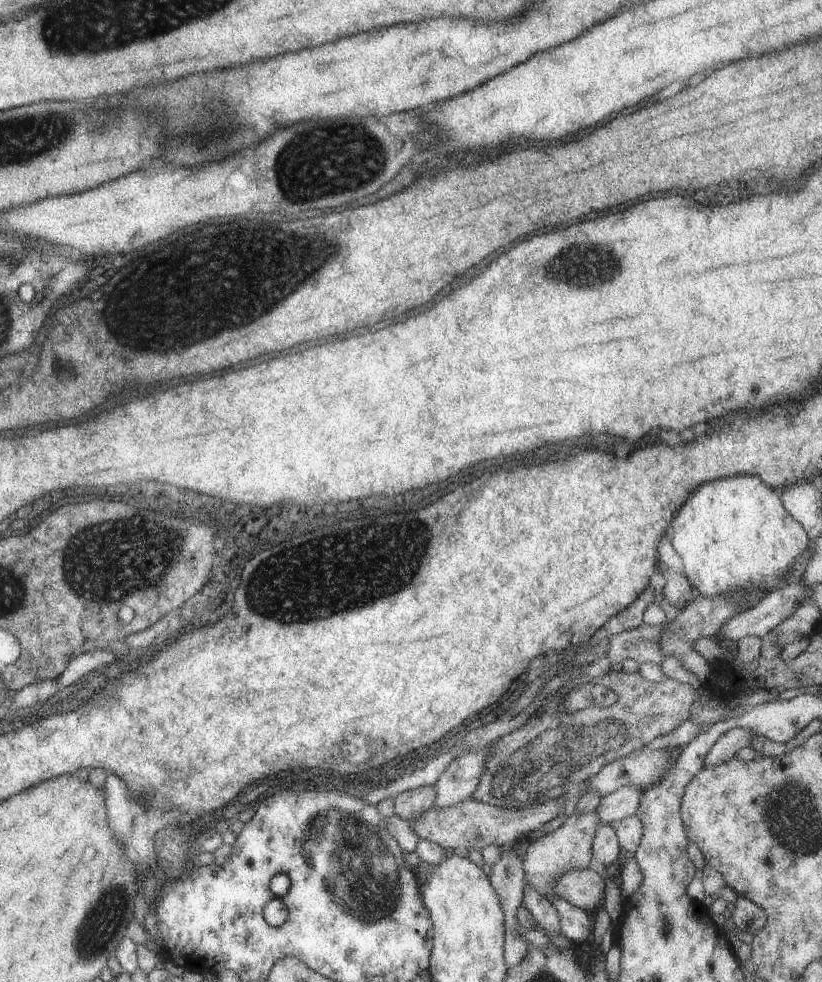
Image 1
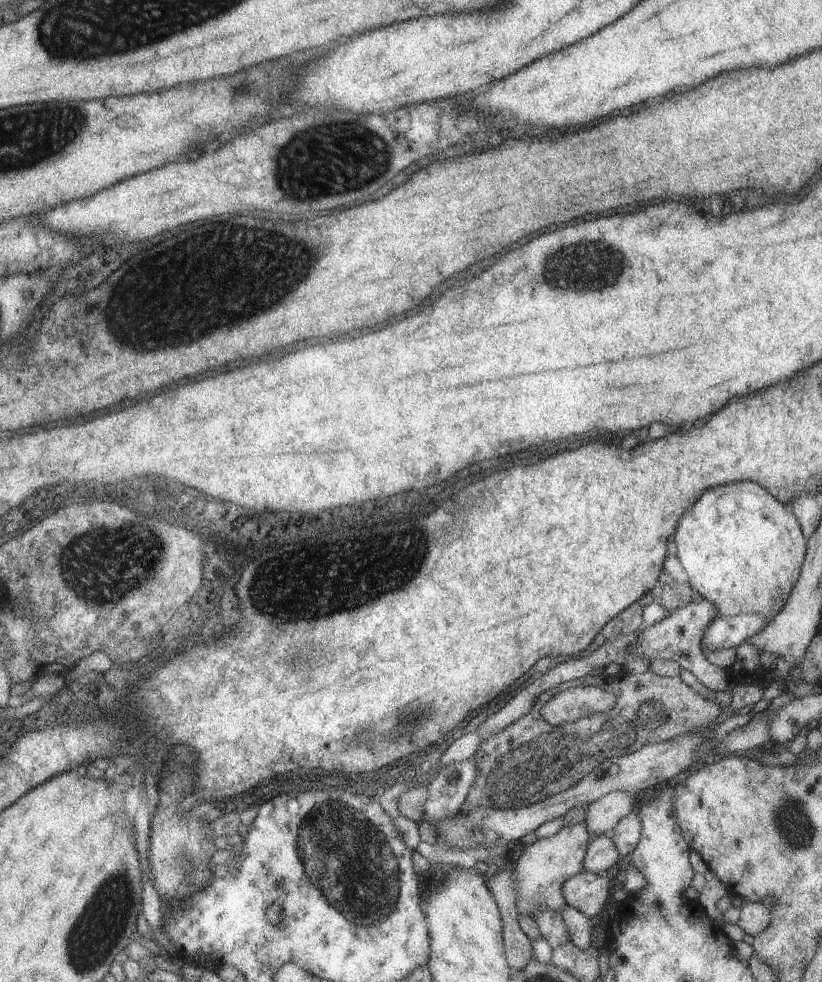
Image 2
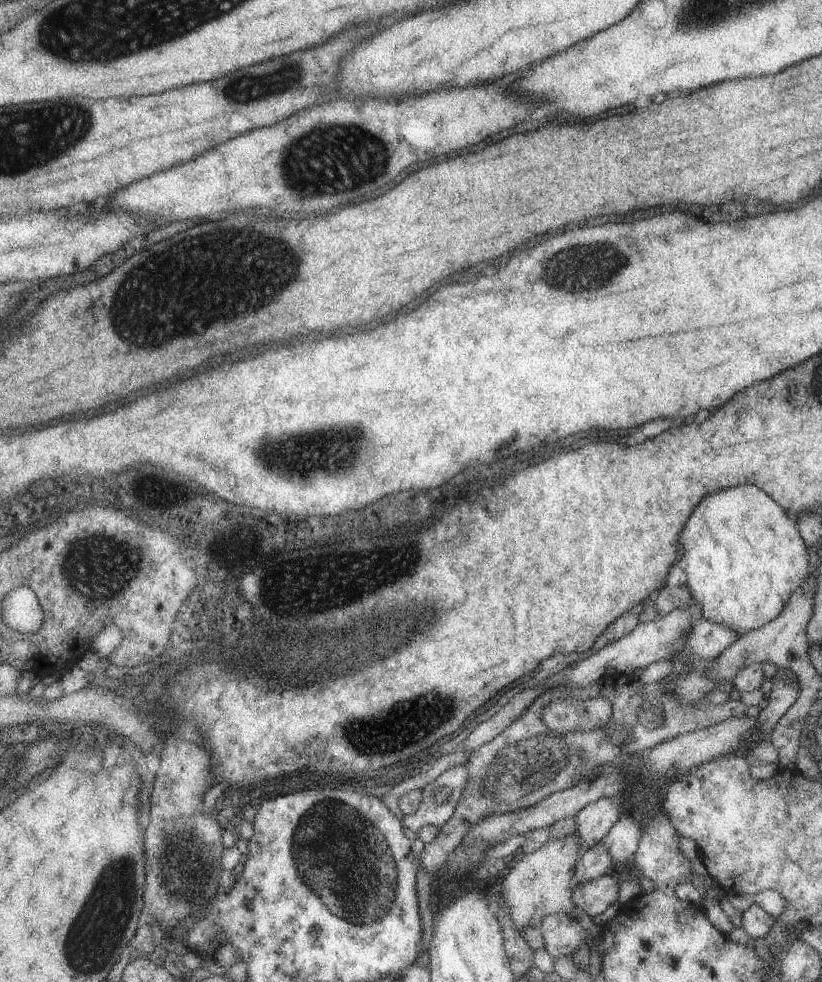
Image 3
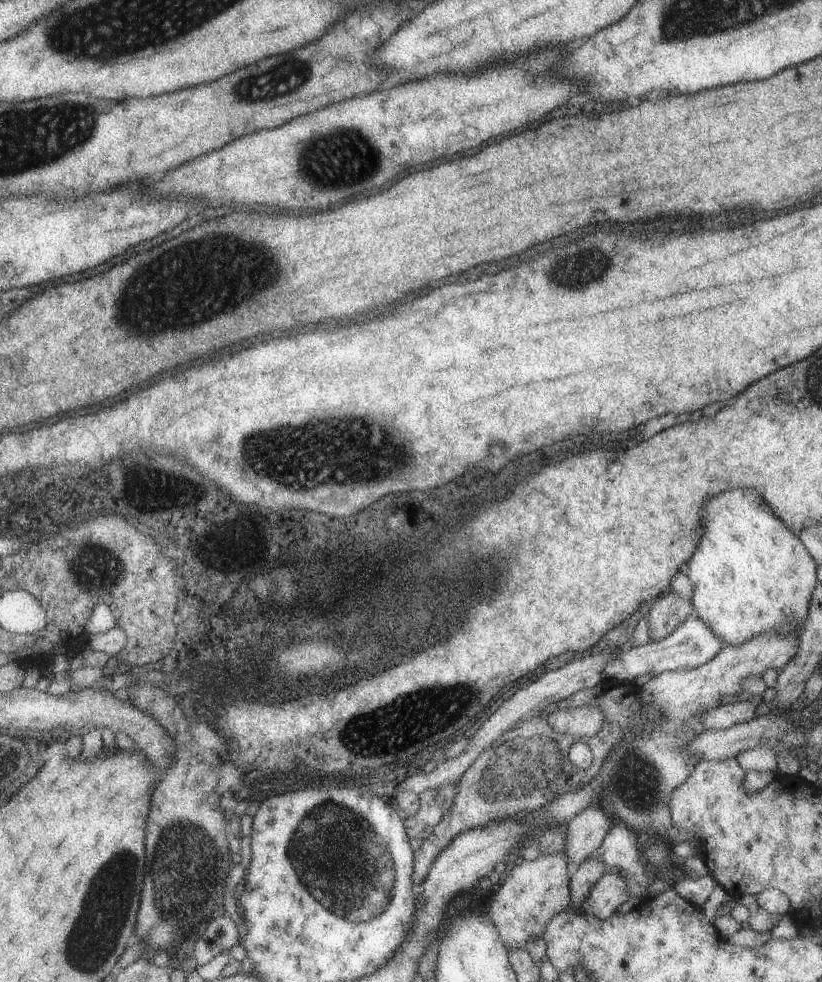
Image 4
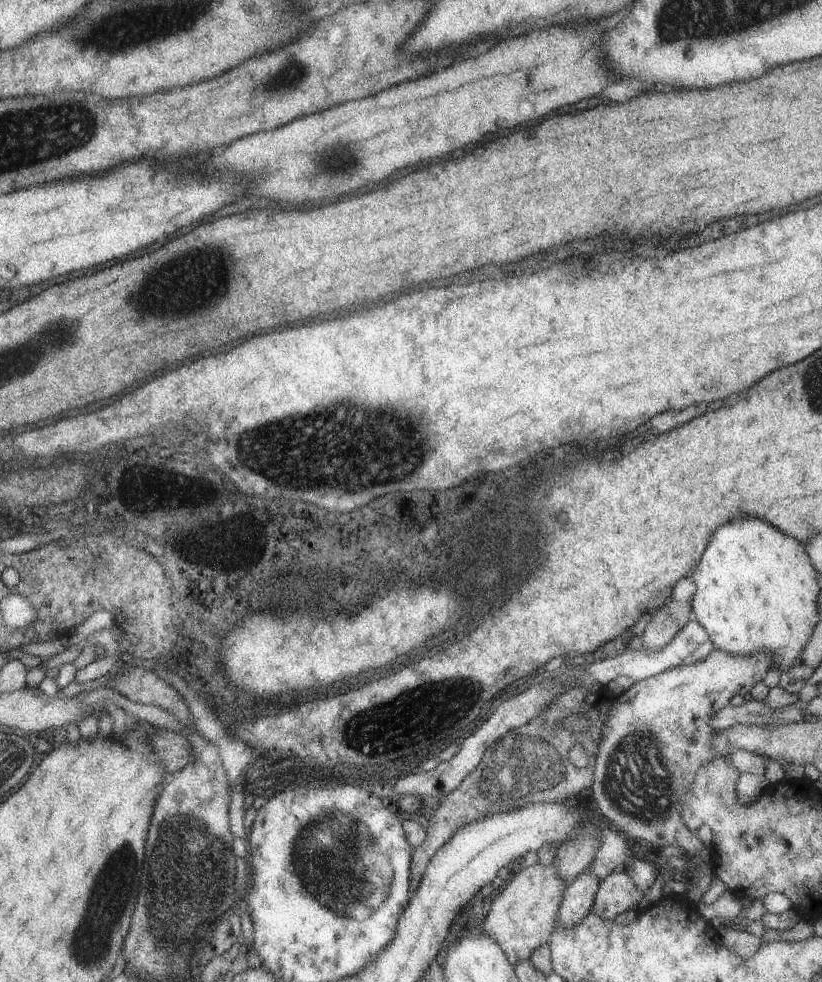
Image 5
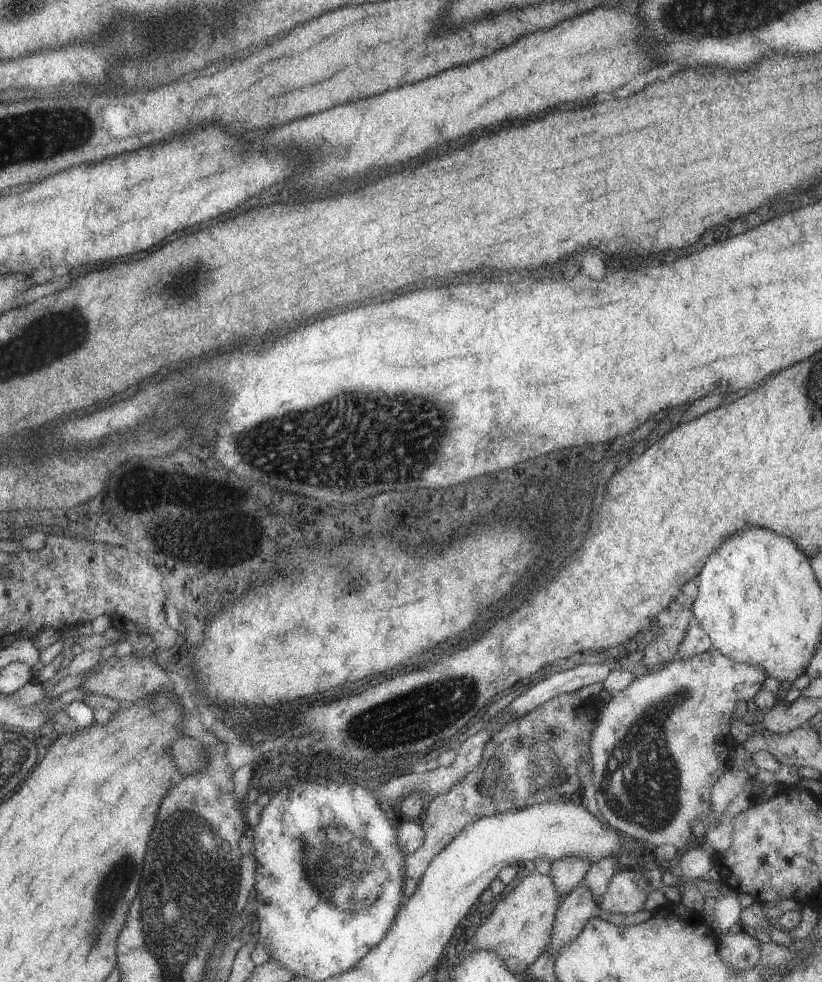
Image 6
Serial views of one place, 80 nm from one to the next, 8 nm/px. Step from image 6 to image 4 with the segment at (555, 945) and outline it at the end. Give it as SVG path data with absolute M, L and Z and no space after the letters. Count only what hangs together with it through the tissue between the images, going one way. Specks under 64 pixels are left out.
M595 854L589 856L589 858L585 858L583 863L579 864L579 867L570 871L570 913L582 910L581 904L583 904L583 900L587 898L587 894L589 894L591 886L593 886L593 884L595 884L595 882L597 882L597 880L599 880L606 871L608 871L608 869L605 867L605 864L603 864L603 862L599 862Z

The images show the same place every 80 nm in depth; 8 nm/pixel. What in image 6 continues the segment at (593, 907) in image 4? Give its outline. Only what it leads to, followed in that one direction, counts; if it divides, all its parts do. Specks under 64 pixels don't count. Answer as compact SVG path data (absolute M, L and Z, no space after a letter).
M656 866L650 871L618 867L597 906L613 914L633 914L643 910L647 894L664 887L663 870L664 866Z

